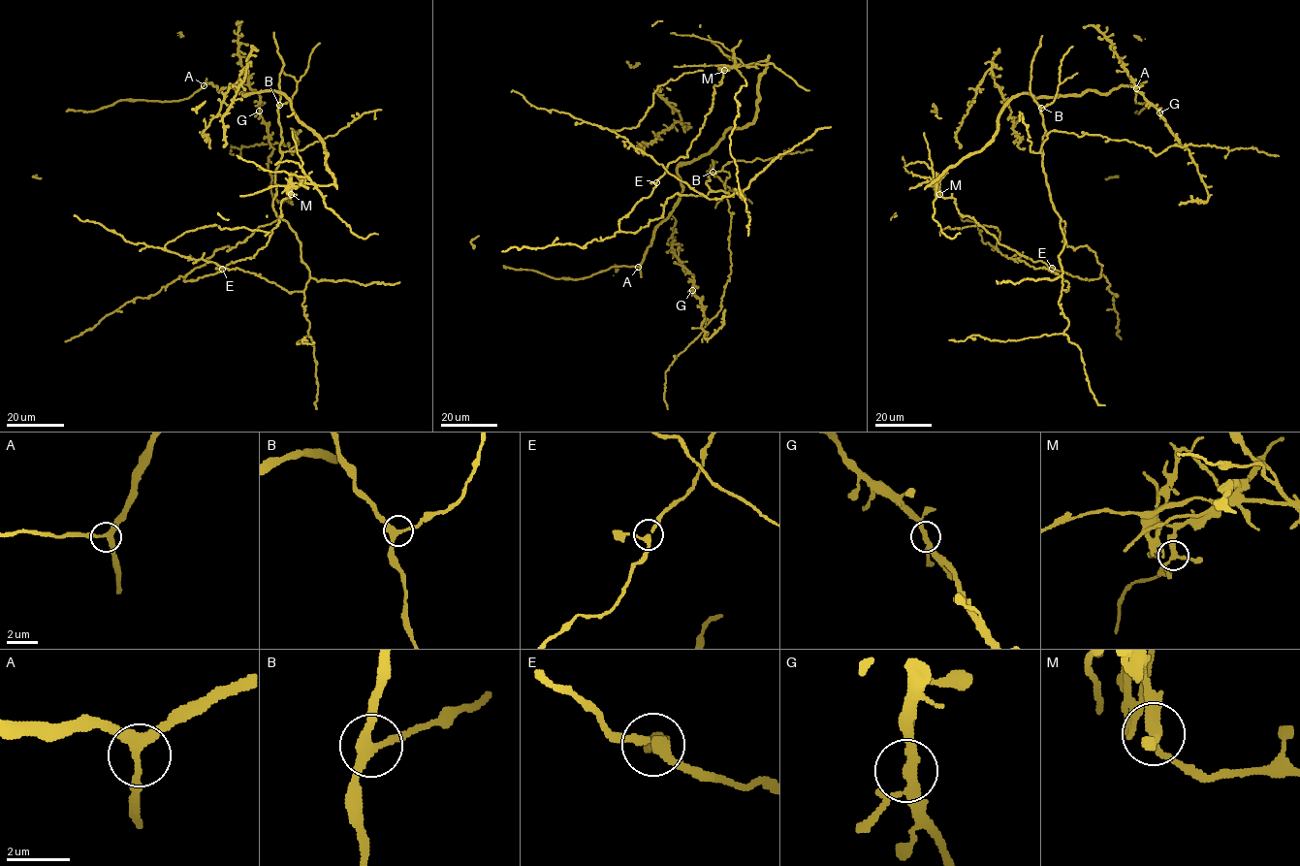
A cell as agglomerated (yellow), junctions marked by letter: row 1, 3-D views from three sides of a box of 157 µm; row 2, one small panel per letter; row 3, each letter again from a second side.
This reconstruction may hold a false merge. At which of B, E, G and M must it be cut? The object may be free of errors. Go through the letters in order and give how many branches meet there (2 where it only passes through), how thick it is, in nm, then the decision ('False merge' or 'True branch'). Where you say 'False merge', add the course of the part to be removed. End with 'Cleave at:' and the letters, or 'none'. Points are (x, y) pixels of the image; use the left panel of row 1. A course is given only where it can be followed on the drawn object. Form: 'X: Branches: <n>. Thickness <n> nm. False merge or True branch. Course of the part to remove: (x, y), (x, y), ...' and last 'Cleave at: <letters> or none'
B: Branches: 3. Thickness 280 nm. True branch
E: Branches: 3. Thickness 240 nm. True branch
G: Branches: 3. Thickness 280 nm. True branch
M: Branches: 3. Thickness 280 nm. False merge
Cleave at: M

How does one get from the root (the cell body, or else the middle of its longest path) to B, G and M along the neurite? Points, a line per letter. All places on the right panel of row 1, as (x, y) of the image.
B: (1025, 256), (1083, 279), (1100, 275), (1093, 251), (1062, 241), (1065, 222), (1042, 167), (1041, 108)
G: (1025, 256), (1099, 277), (1093, 251), (1062, 241), (1041, 146), (1057, 131), (1156, 154), (1189, 148), (1159, 112)
M: (1025, 256), (1000, 244), (972, 218), (962, 216), (955, 199), (943, 198), (940, 194)

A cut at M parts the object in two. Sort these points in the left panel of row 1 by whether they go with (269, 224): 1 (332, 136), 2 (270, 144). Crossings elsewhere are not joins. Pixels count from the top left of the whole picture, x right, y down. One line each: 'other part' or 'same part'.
1: same part
2: same part

